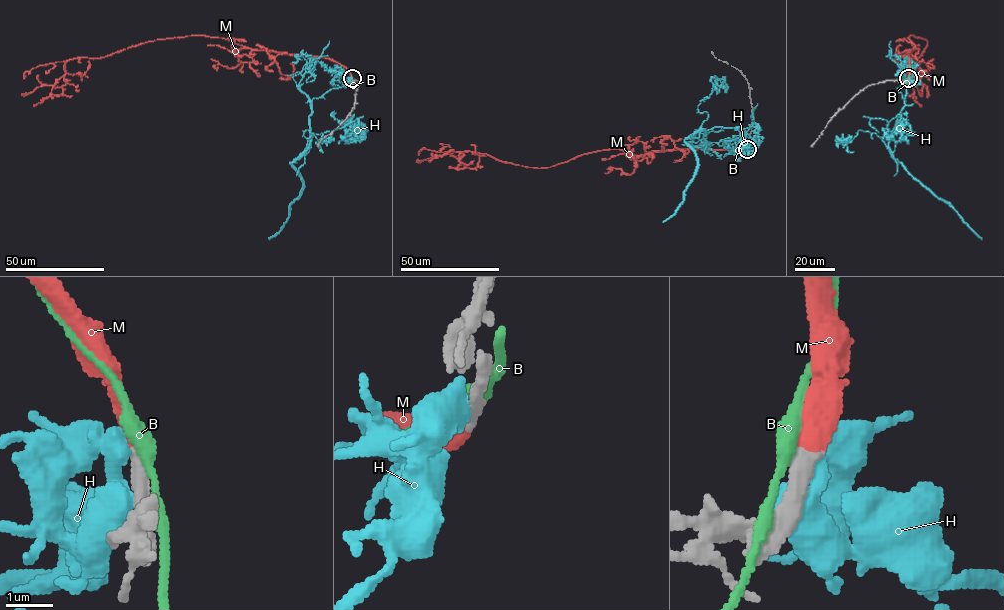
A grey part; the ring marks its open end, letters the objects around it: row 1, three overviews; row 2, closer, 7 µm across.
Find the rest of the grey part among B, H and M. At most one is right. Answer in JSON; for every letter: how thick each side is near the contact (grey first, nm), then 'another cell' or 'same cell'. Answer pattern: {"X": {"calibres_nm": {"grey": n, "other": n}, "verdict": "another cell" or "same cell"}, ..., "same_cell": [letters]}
{"B": {"calibres_nm": {"grey": 400, "other": 320}, "verdict": "another cell"}, "H": {"calibres_nm": {"grey": 480, "other": 500}, "verdict": "another cell"}, "M": {"calibres_nm": {"grey": 360, "other": 400}, "verdict": "same cell"}, "same_cell": ["M"]}

